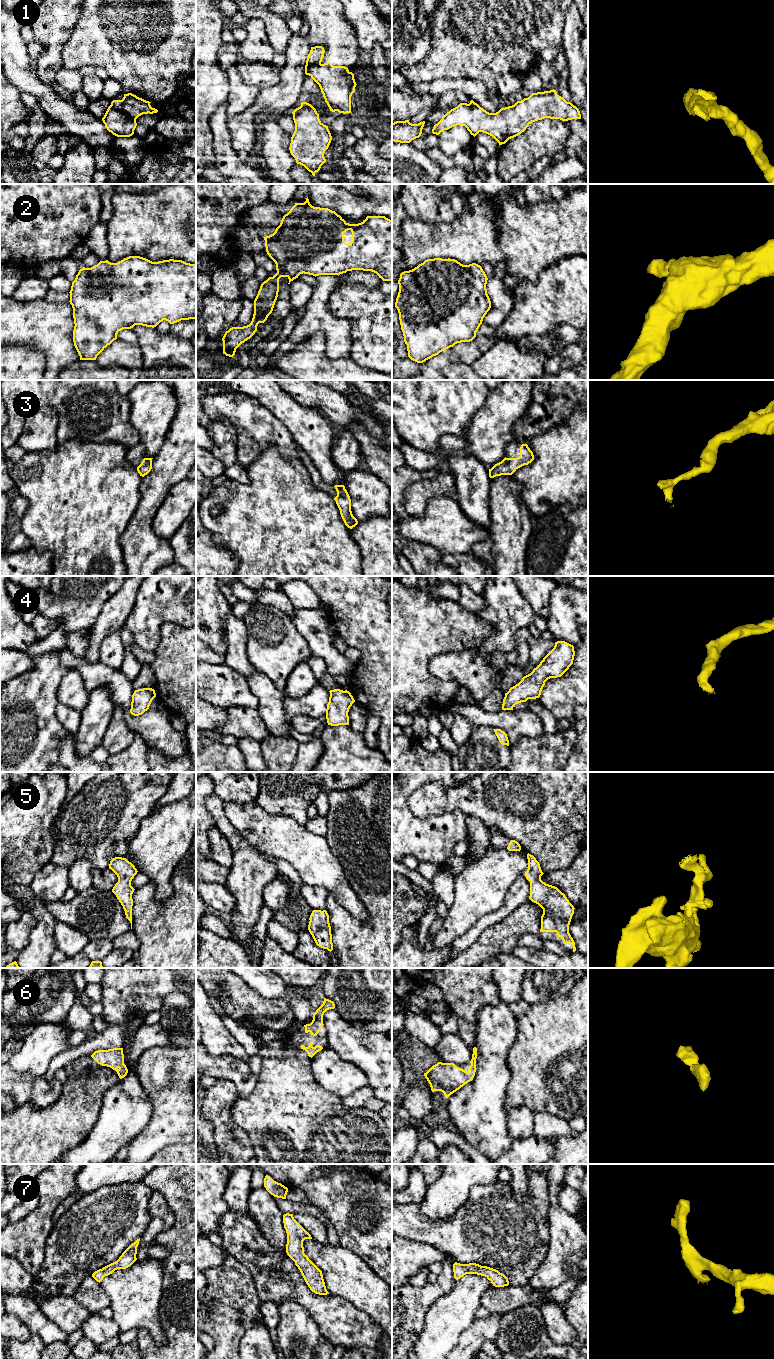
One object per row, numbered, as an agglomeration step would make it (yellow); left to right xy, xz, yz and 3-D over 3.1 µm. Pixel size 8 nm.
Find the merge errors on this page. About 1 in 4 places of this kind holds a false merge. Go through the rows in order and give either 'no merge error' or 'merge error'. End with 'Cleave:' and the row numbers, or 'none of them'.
1: merge error
2: no merge error
3: no merge error
4: no merge error
5: no merge error
6: no merge error
7: no merge error
Cleave: 1

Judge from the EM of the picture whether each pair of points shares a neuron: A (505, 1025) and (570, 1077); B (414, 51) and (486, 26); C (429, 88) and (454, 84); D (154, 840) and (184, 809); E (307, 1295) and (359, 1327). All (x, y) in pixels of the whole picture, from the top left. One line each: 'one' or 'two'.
A: two
B: two
C: one
D: one
E: one

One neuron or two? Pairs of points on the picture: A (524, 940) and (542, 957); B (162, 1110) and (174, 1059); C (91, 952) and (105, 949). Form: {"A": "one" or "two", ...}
{"A": "two", "B": "one", "C": "one"}

